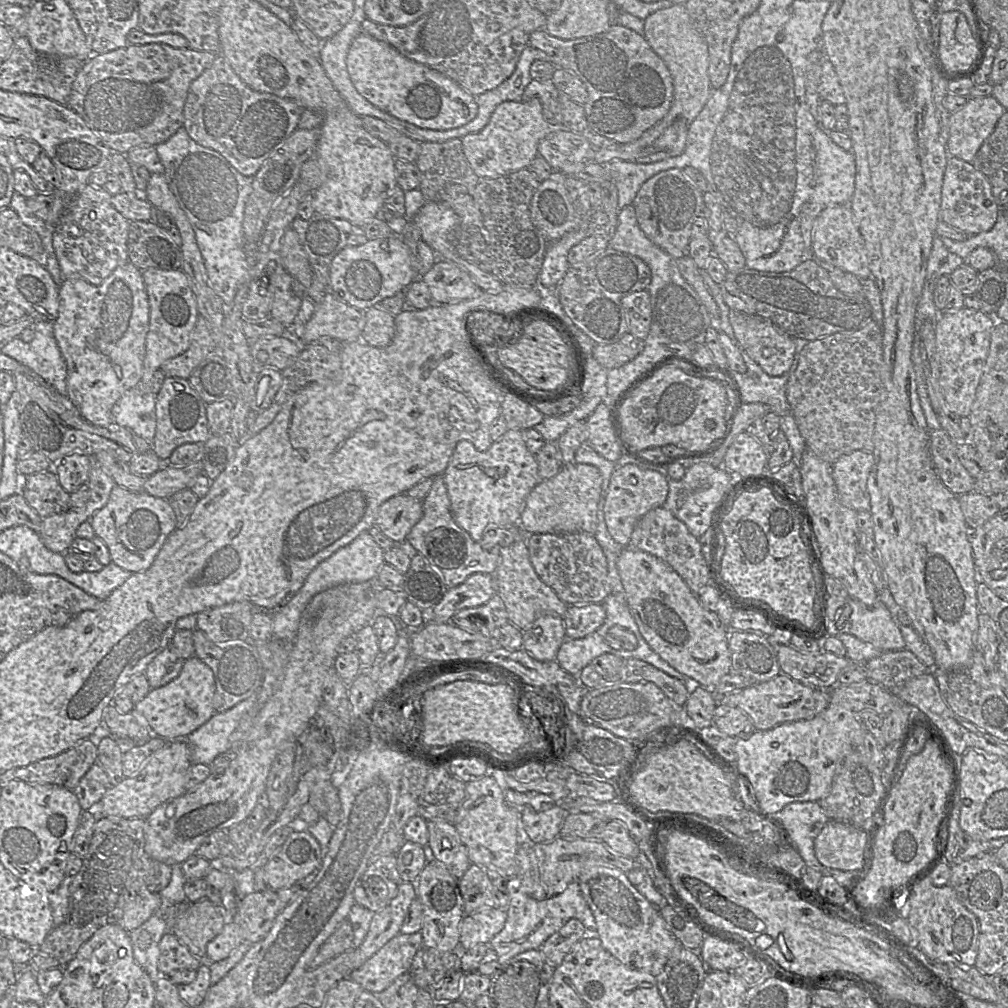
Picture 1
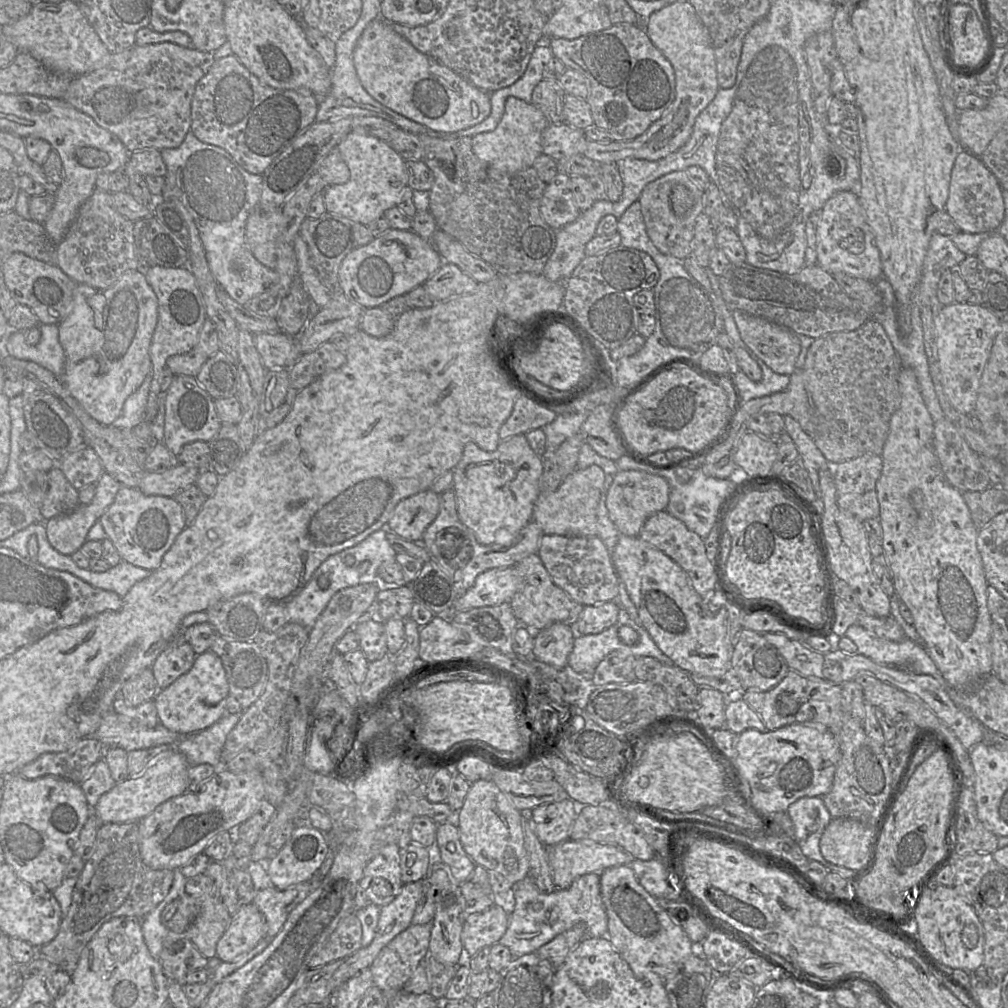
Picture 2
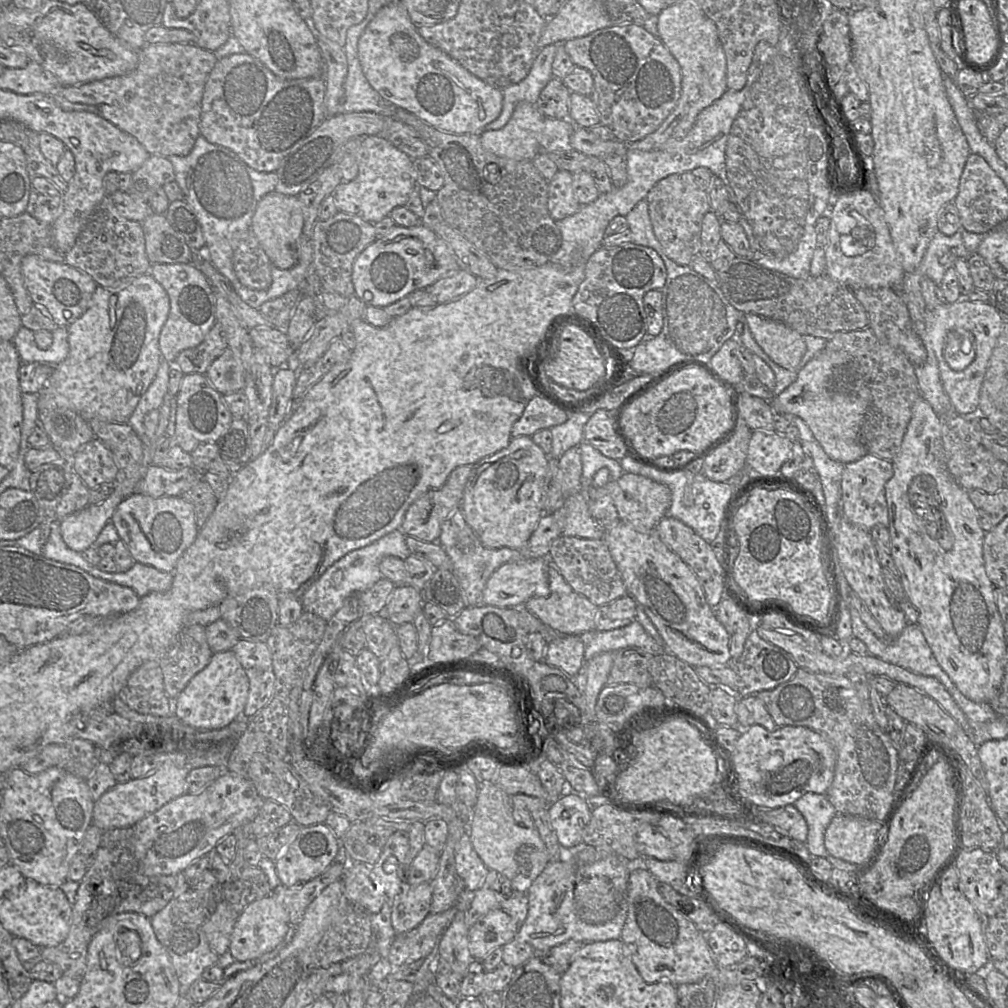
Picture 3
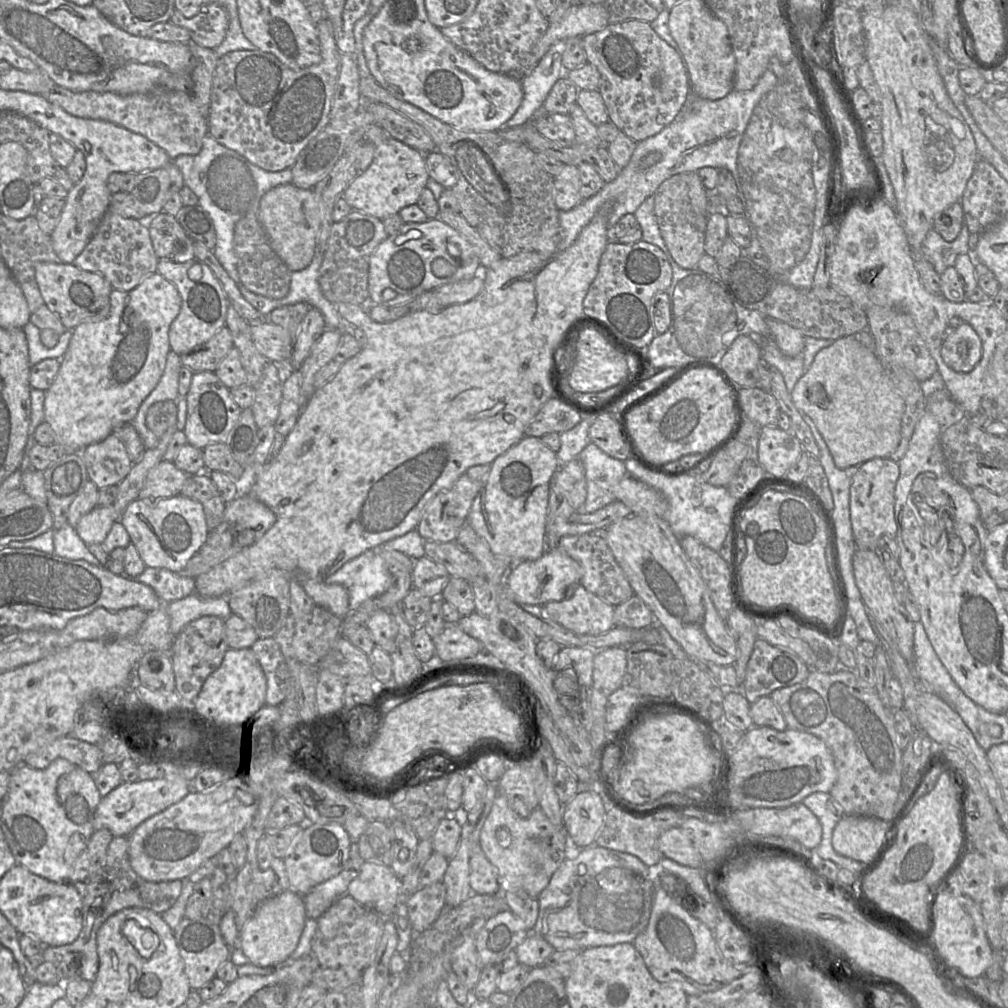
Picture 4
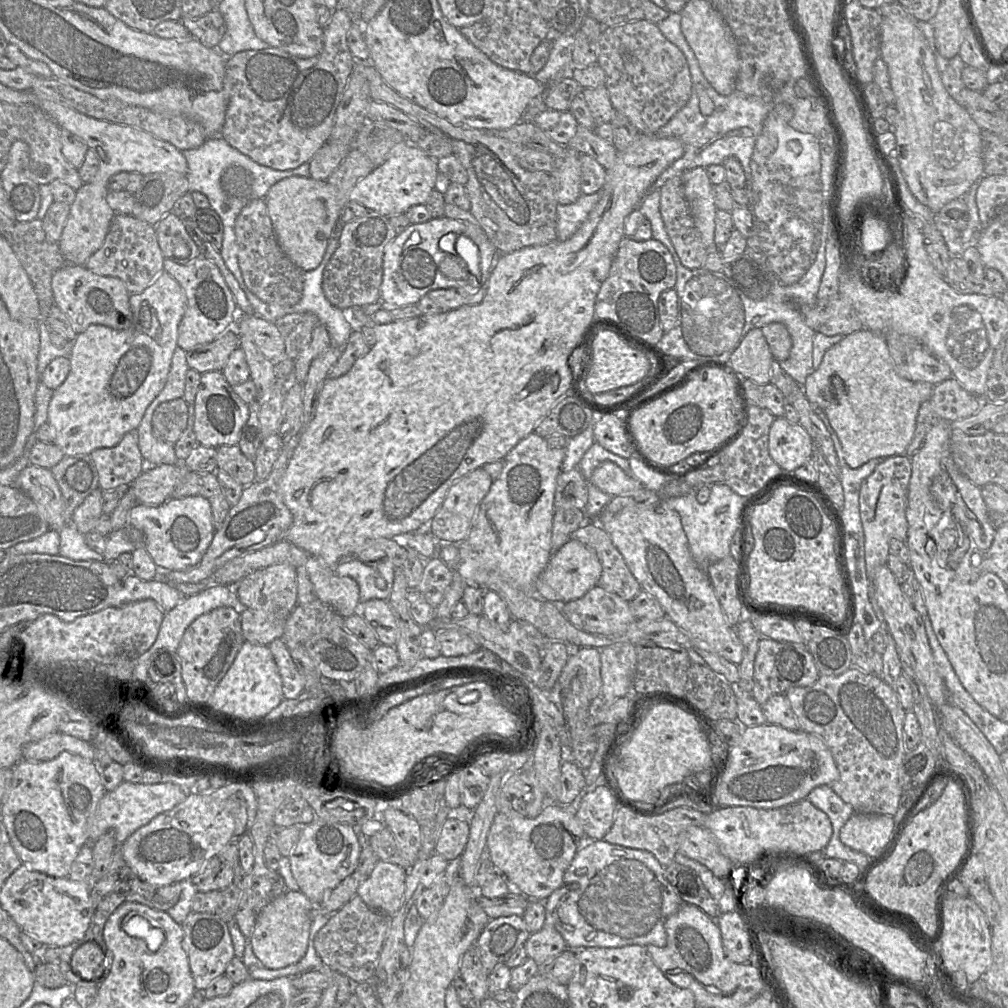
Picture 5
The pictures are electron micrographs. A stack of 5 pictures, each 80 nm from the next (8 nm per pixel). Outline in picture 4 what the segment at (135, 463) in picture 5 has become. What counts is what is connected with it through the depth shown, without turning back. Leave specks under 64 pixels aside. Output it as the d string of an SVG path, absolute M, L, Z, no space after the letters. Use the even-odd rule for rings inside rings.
M115 435L91 444L80 451L89 480L98 489L118 485L131 471L130 460L122 441Z

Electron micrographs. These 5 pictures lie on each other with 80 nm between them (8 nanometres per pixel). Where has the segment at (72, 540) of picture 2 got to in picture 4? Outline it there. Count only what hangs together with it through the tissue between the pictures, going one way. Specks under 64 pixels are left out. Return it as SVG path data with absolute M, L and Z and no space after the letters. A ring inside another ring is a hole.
M114 505L97 506L83 515L74 529L86 545L101 544L116 521L119 521L119 515Z

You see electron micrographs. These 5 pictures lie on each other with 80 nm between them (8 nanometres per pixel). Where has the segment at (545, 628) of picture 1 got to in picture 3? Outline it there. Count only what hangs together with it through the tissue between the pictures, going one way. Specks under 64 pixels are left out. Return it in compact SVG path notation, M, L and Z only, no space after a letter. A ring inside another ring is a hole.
M558 635L548 640L544 662L576 676L585 663L584 645L578 635Z

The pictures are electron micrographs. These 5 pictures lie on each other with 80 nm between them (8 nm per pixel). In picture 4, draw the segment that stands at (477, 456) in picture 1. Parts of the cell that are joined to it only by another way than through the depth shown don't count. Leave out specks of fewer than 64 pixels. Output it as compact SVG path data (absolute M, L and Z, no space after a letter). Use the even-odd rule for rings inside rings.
M533 436L523 437L490 464L489 475L471 505L467 524L485 540L494 555L513 565L521 561L536 560L545 553L549 485L558 469L557 452L545 445L541 438Z

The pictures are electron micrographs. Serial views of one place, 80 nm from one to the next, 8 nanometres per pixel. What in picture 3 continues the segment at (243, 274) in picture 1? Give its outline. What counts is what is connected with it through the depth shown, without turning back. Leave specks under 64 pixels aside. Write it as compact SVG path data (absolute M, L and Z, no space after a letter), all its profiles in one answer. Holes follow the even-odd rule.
M201 135L196 139L188 155L171 155L167 159L173 166L174 181L182 191L183 201L192 207L201 225L208 259L230 282L243 302L258 310L264 302L280 297L291 290L305 290L307 271L313 261L313 231L310 238L303 235L298 240L298 259L292 268L280 270L272 266L272 282L267 290L253 290L243 286L234 272L233 235L251 227L257 204L267 193L275 189L278 180L275 172L258 172L252 169L233 151L212 144Z

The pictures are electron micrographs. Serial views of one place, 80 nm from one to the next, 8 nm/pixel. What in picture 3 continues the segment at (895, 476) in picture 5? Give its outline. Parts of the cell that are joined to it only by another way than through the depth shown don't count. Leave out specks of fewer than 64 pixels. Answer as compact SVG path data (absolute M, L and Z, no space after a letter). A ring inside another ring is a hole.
M867 453L855 462L844 465L841 481L841 513L851 524L869 531L876 525L888 527L885 484L893 476L893 464L875 454Z

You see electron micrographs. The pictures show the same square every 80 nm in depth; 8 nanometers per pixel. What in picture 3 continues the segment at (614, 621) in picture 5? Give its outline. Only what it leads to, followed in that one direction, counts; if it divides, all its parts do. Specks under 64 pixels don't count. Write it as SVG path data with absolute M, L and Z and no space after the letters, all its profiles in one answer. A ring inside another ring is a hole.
M553 565L549 568L548 574L549 594L542 597L532 597L523 606L560 635L580 636L584 632L594 630L598 606L585 596L575 592Z

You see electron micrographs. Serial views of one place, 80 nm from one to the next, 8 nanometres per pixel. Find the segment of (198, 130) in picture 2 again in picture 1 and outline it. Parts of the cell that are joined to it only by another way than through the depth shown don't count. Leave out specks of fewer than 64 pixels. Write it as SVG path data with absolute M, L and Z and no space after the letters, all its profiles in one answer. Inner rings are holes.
M217 56L189 86L182 127L196 143L220 153L242 175L253 177L263 162L298 129L303 110L291 99L253 90L234 72L226 58Z

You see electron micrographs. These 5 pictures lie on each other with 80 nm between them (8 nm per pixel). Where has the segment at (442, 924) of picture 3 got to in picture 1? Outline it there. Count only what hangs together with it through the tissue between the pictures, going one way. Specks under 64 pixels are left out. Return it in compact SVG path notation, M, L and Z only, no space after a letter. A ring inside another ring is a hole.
M421 932L401 934L388 941L348 978L360 984L364 991L379 993L396 978L410 972L413 958L423 948Z

